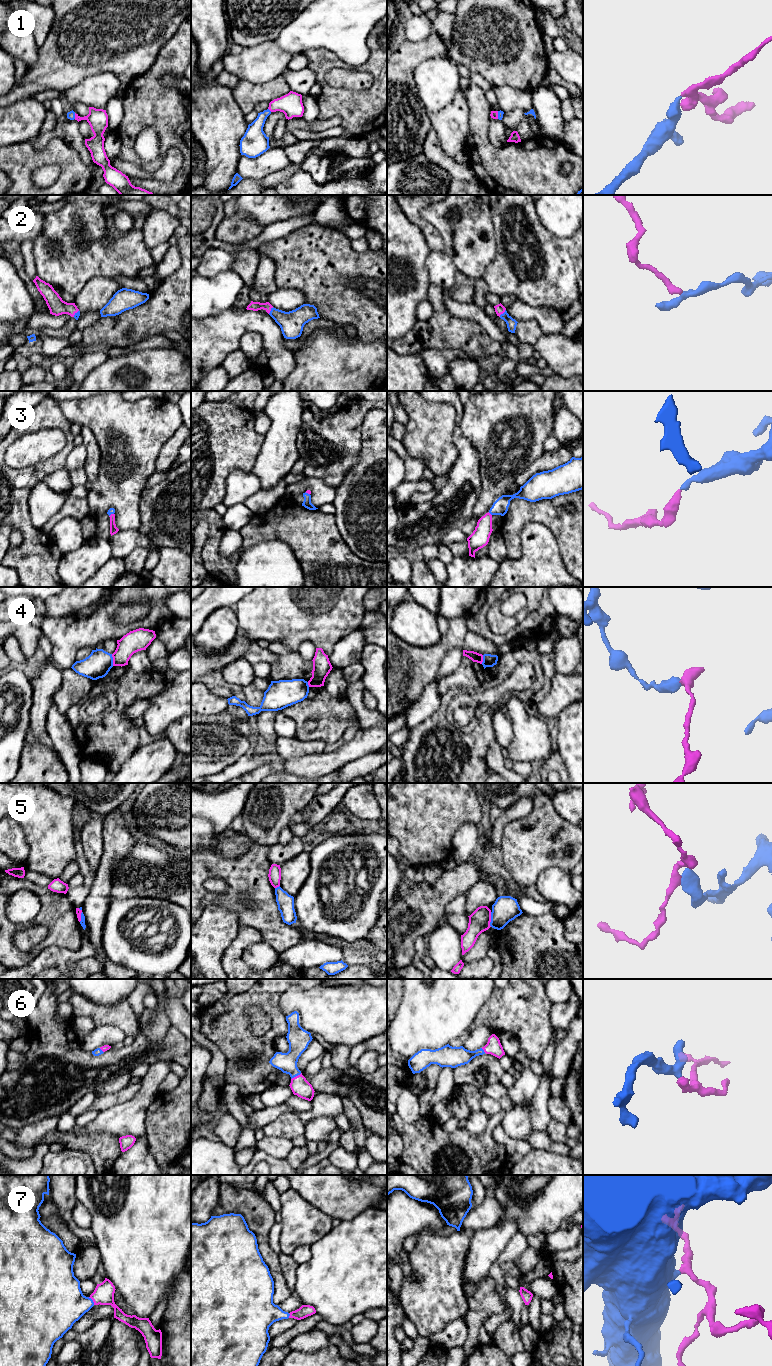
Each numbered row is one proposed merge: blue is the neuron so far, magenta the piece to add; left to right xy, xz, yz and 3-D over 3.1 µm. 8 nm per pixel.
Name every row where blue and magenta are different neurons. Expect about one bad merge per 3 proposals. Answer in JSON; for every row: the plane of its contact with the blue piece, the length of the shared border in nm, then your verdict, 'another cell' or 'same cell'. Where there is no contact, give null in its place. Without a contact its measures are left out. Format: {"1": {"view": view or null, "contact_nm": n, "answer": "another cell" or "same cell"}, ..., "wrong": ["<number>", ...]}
{"1": {"view": "xy", "contact_nm": 50, "answer": "same cell"}, "2": {"view": "yz", "contact_nm": 80, "answer": "same cell"}, "3": {"view": "yz", "contact_nm": 40, "answer": "same cell"}, "4": {"view": "xy", "contact_nm": 100, "answer": "another cell"}, "5": {"view": "yz", "contact_nm": 120, "answer": "another cell"}, "6": {"view": "xz", "contact_nm": 100, "answer": "same cell"}, "7": {"view": "xy", "contact_nm": 80, "answer": "same cell"}, "wrong": ["4", "5"]}

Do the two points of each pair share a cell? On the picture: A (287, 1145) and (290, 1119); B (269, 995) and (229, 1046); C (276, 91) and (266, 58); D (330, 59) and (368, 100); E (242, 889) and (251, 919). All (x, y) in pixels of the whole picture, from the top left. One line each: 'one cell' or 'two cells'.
A: two cells
B: one cell
C: two cells
D: one cell
E: one cell

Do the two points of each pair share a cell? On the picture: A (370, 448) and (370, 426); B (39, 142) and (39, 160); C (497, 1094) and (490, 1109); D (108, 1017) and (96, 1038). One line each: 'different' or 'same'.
A: same
B: different
C: different
D: different

